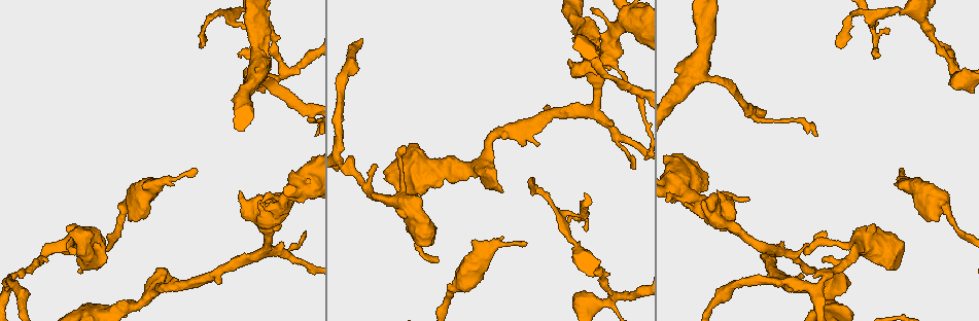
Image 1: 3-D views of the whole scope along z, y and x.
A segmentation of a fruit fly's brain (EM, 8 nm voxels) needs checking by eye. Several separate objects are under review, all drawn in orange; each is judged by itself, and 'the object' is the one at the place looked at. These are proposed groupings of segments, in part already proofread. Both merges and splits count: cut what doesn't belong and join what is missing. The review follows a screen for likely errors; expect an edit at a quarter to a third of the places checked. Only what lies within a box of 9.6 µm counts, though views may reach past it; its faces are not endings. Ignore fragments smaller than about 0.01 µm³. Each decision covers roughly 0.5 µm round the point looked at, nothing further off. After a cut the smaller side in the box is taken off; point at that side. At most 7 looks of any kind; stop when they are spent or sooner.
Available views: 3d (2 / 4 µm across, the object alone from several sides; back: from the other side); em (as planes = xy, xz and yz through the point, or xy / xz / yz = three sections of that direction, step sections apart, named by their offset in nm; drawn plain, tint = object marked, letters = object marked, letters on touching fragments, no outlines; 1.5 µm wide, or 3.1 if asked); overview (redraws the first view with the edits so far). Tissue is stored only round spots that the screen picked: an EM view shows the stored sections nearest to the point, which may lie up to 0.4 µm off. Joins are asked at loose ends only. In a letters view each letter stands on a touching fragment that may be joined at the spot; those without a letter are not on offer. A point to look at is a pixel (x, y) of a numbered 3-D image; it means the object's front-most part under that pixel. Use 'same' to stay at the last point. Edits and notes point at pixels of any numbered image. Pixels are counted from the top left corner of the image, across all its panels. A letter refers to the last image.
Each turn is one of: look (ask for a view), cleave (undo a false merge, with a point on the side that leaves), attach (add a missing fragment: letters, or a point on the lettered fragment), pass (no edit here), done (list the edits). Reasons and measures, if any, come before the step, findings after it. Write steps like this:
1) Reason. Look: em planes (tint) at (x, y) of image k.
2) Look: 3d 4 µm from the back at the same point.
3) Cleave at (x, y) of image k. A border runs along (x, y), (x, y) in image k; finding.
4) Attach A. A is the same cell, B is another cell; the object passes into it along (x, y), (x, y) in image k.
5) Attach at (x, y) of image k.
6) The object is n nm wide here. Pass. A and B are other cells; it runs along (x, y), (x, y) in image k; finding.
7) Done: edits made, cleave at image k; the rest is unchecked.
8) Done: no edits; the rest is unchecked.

Thick end. Look: 3d 4 µm at (262, 204) of image 1.

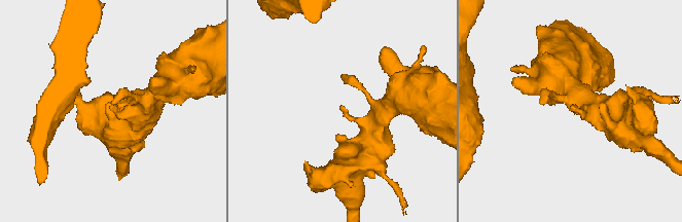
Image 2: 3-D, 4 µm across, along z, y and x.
Look: em yz step 4 (tint) at (113, 106) of image 2.

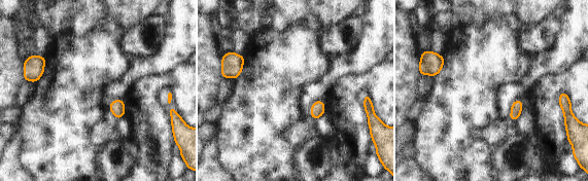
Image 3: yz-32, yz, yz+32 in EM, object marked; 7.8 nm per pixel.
Another direction. Look: em planes (letters) at the same point.

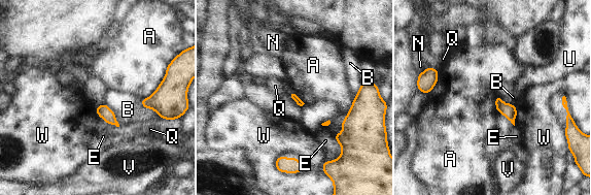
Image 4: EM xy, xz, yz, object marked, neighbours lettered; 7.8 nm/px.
The longest contact is with A, 340 nm. Pass. A, B, E, N, Q, U, V and W are other cells; a border runs along (354, 98), (342, 130), (333, 135) in image 4; none of them fits.

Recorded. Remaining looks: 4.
Free end. Look: em yz step 4 (letters) at (574, 294) of image 1.

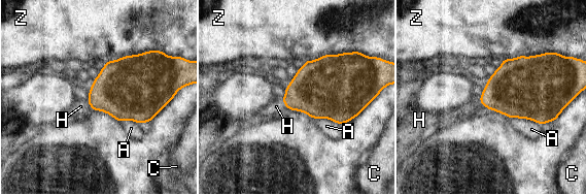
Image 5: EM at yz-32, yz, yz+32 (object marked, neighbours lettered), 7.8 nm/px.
Attach H. H is the same cell, A, C and Z are other cells; the object passes into it along (313, 91), (284, 104), (276, 106) in image 5; the cell continues.

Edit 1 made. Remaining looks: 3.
See it whole again. Look: overview.

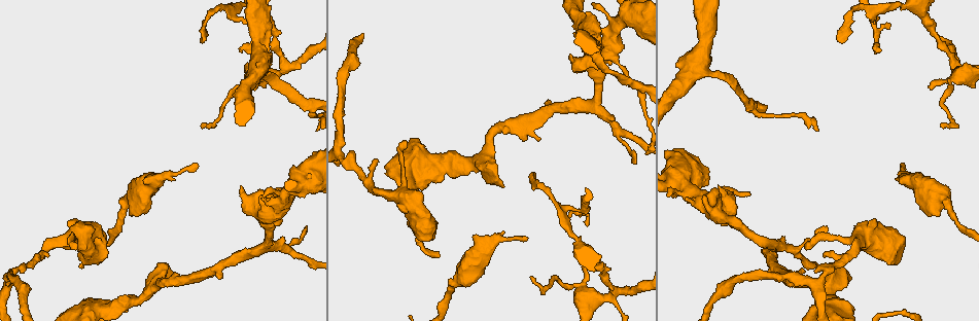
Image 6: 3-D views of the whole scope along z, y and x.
Thick turns thin. Look: em planes (tint) at (455, 281) of image 6.

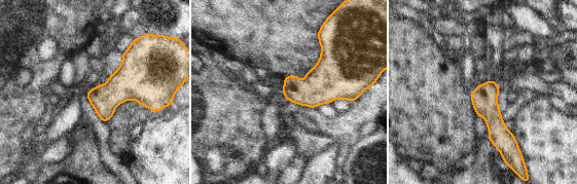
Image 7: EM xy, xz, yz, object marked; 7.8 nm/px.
What lies round it. Look: em planes (letters) at the same point.

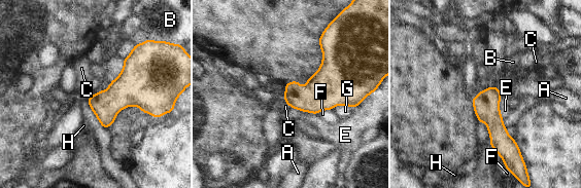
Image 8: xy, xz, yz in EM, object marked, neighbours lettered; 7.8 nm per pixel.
Pass. A, B, C, E, F, G and H are other cells; a border runs along (382, 79), (381, 83), (353, 108) in image 8; all the same cell.

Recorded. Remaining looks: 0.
Done: edits made, attach at image 5; the rest is unchecked.

